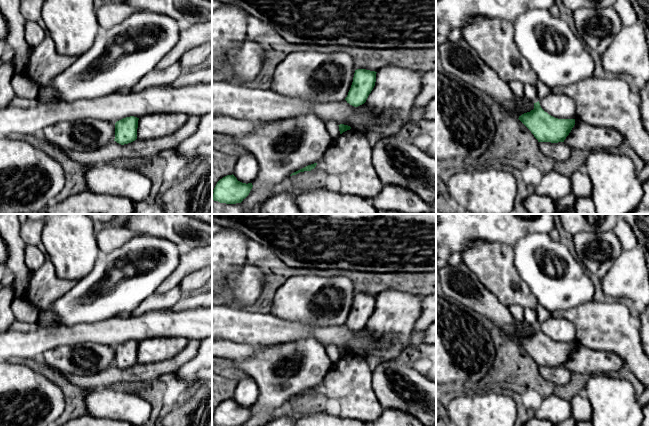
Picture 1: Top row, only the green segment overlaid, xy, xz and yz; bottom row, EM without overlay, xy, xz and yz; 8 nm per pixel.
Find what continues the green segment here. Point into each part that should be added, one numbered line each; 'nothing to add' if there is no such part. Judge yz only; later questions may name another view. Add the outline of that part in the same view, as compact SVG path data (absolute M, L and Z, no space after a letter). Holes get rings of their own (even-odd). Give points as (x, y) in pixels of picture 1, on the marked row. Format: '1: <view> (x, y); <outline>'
1: yz (583, 136); M575 118L575 125L564 140L571 149L589 152L619 147L624 137L613 128L586 124Z

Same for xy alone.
1: xy (158, 125); M156 113L142 116L138 120L137 139L148 140L169 136L181 128L188 116L182 113Z

